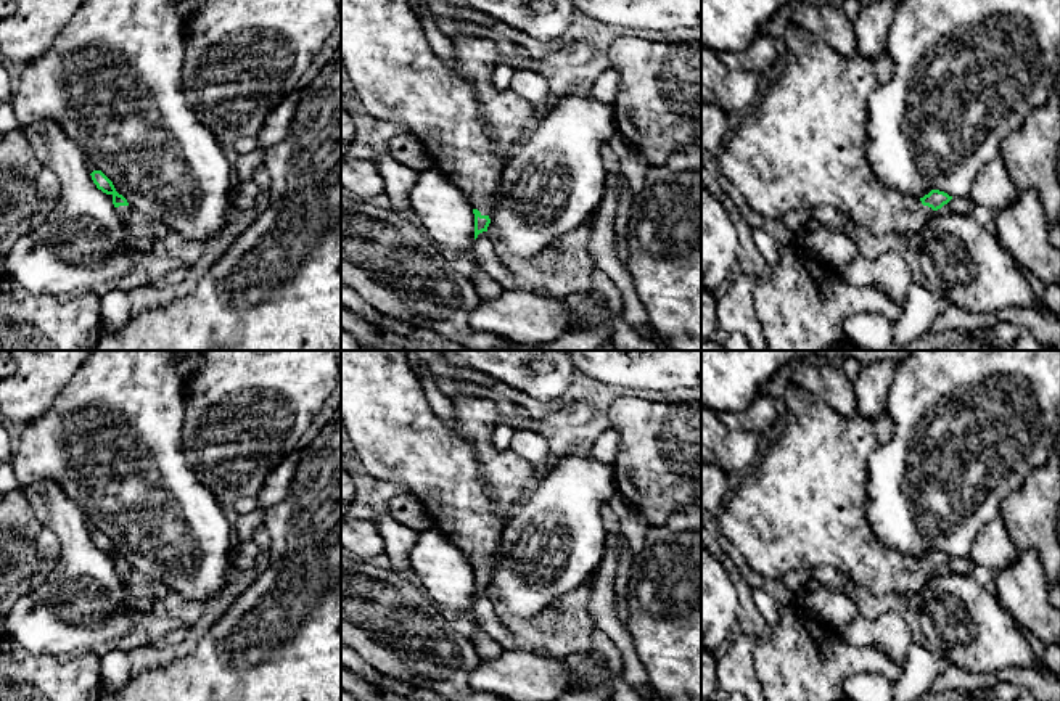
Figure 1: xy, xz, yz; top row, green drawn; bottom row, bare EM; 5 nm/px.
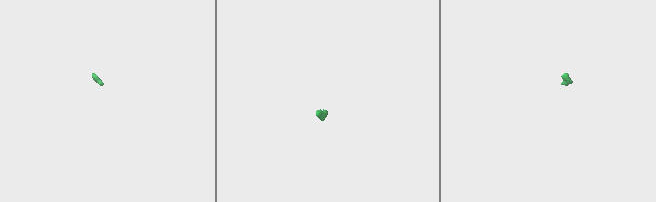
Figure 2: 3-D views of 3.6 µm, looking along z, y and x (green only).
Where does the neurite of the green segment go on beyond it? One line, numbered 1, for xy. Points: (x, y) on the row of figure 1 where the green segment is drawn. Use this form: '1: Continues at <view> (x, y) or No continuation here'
1: Continues at xy (124, 213)

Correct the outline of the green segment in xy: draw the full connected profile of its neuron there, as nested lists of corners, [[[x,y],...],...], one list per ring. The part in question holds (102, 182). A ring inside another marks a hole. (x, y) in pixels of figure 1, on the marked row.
[[[93,170],[90,175],[98,190],[113,196],[113,204],[116,207],[119,219],[122,222],[127,222],[129,217],[135,212],[129,206],[127,199],[116,191],[113,182],[101,170]]]

